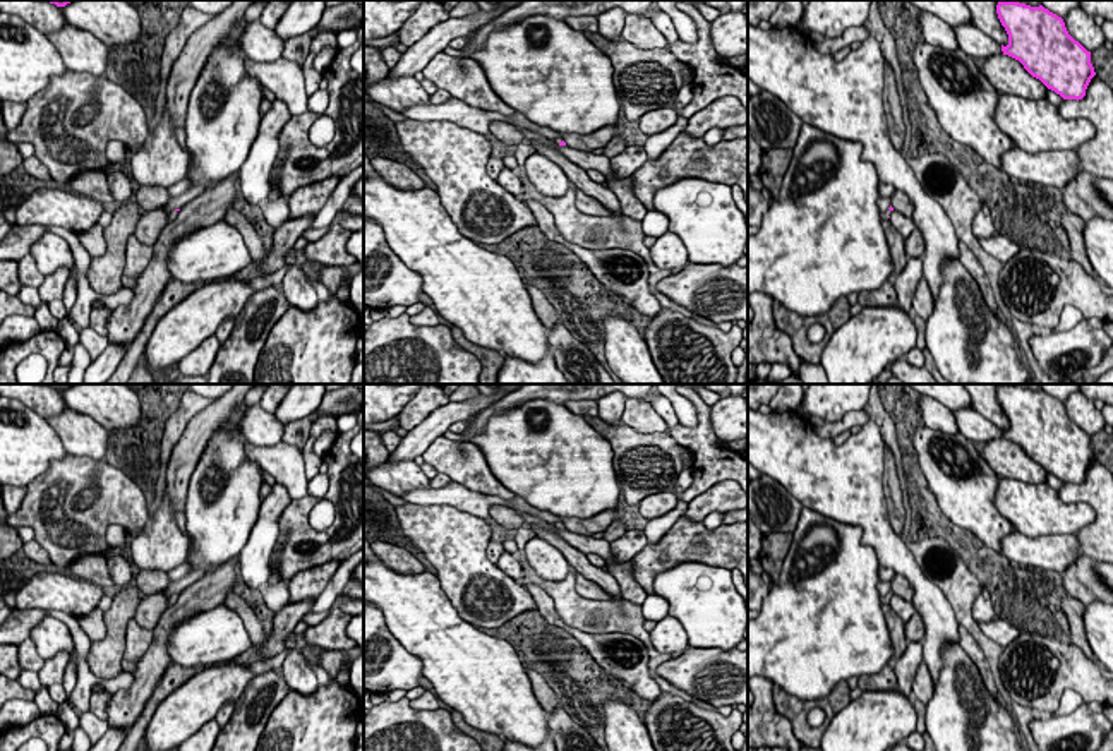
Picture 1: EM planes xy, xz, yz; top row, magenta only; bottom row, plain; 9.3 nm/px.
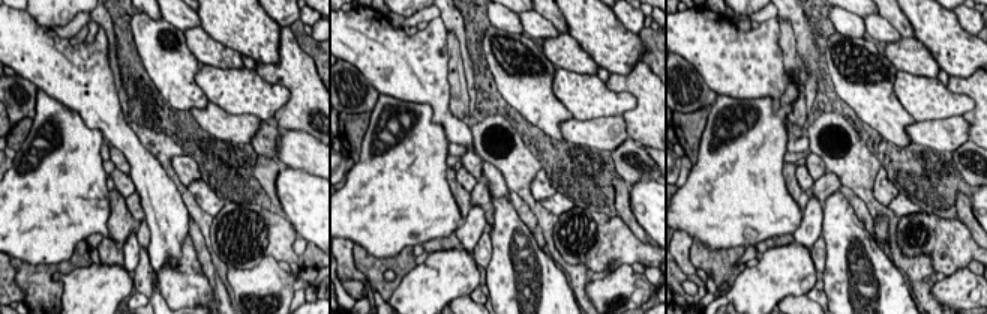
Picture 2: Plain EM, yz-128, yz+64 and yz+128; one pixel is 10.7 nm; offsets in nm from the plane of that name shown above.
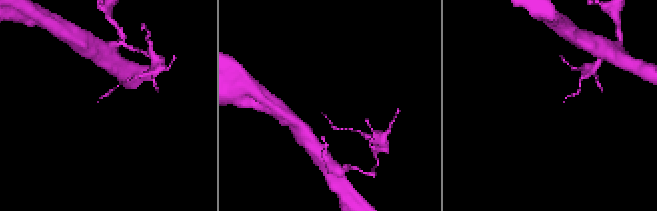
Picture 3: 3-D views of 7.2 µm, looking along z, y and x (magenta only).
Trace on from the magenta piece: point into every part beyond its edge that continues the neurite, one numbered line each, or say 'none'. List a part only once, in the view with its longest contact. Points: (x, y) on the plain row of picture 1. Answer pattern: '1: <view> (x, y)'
none

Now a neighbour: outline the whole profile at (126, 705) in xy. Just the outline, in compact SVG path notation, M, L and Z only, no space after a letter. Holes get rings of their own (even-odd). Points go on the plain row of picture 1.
M238 556L204 574L199 581L180 592L177 602L163 612L154 626L153 641L134 669L134 682L129 689L120 689L110 696L106 705L108 725L113 729L130 729L151 698L163 672L171 665L166 645L170 633L182 621L199 612L211 610L221 604L237 585Z

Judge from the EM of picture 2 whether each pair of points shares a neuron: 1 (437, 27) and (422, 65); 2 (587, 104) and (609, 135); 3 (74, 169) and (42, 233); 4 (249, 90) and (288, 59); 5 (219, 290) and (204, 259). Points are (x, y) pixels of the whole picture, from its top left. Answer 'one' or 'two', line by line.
1: one
2: two
3: one
4: two
5: one

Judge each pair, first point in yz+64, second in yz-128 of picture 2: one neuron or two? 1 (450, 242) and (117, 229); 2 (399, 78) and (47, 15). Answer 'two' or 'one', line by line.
1: two
2: two

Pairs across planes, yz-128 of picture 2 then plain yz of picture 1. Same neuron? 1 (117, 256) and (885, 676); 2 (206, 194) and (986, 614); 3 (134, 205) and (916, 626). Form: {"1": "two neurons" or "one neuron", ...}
{"1": "one neuron", "2": "two neurons", "3": "one neuron"}

